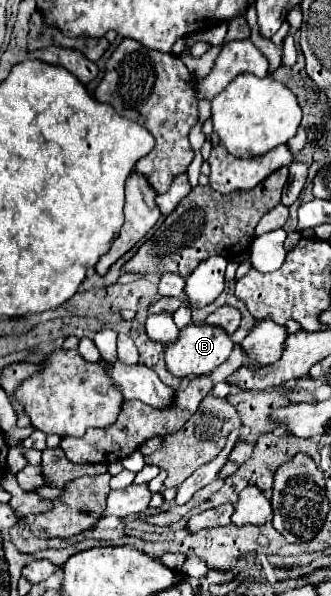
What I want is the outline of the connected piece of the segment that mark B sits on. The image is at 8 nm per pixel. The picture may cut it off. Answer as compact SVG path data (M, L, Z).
M190 324L184 330L180 330L180 336L174 344L166 346L166 370L176 376L176 378L188 378L188 376L206 376L210 374L216 366L220 366L232 352L234 344L230 336L216 328L216 326L206 326L206 324Z

